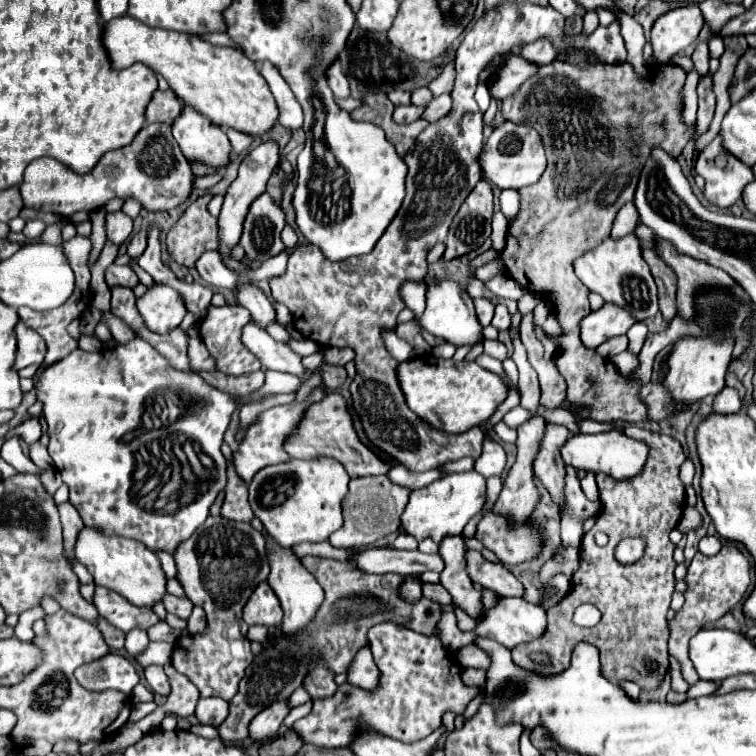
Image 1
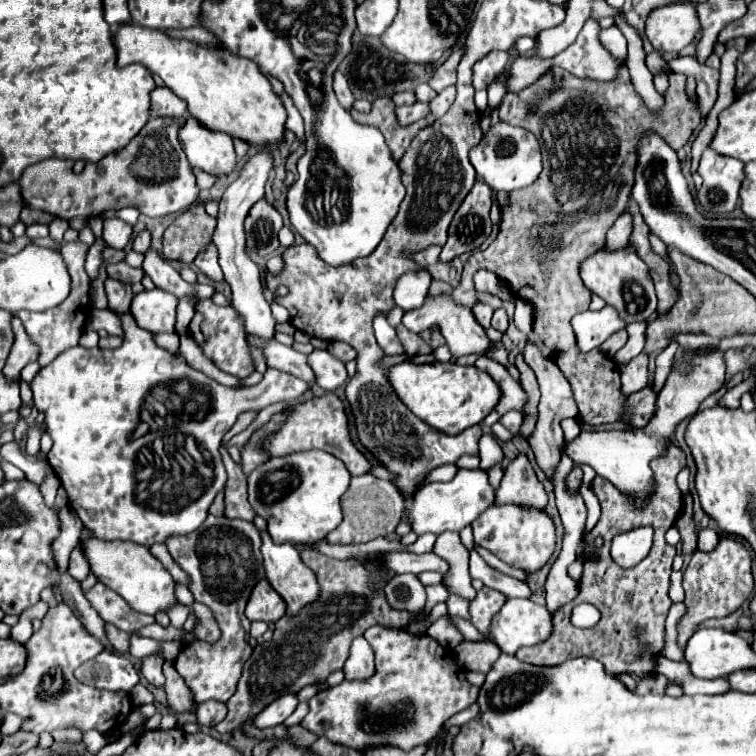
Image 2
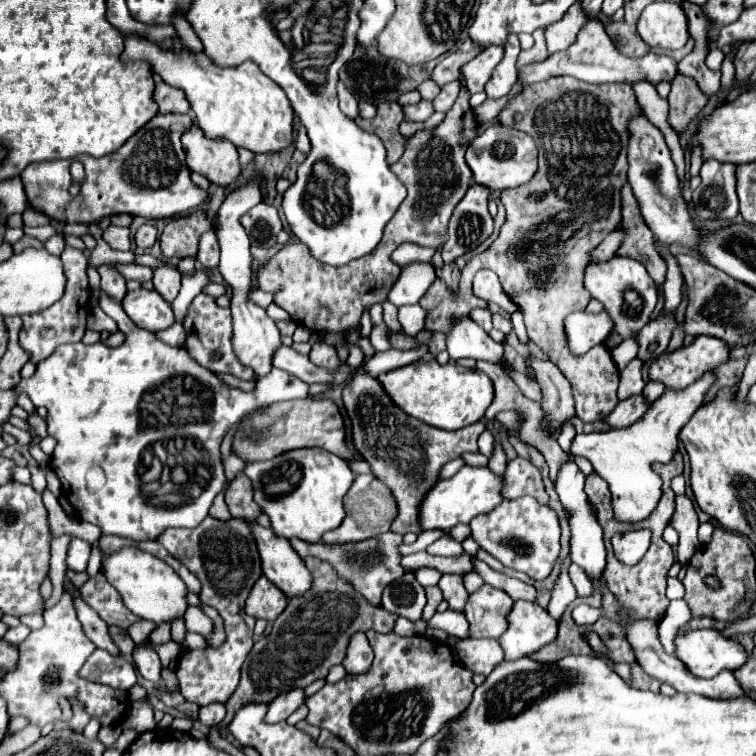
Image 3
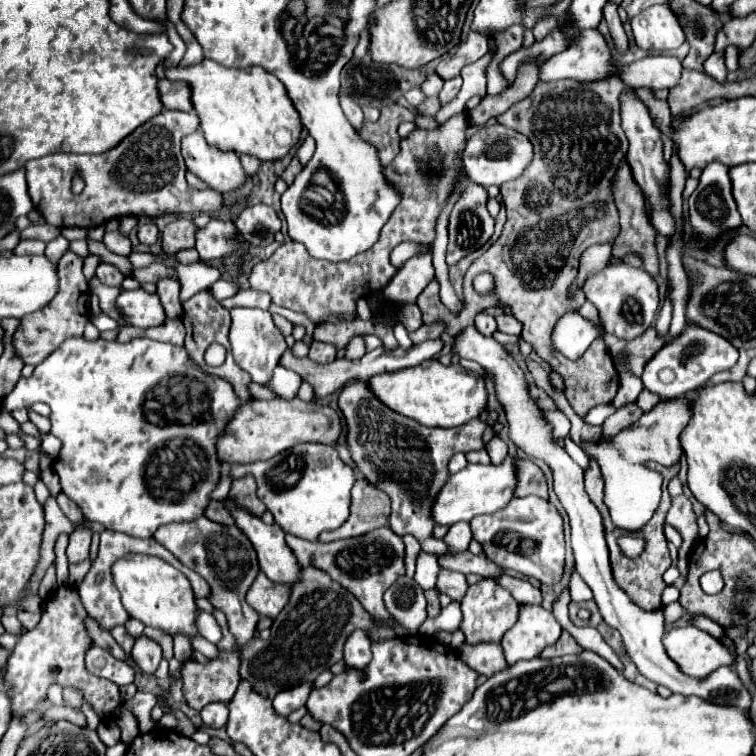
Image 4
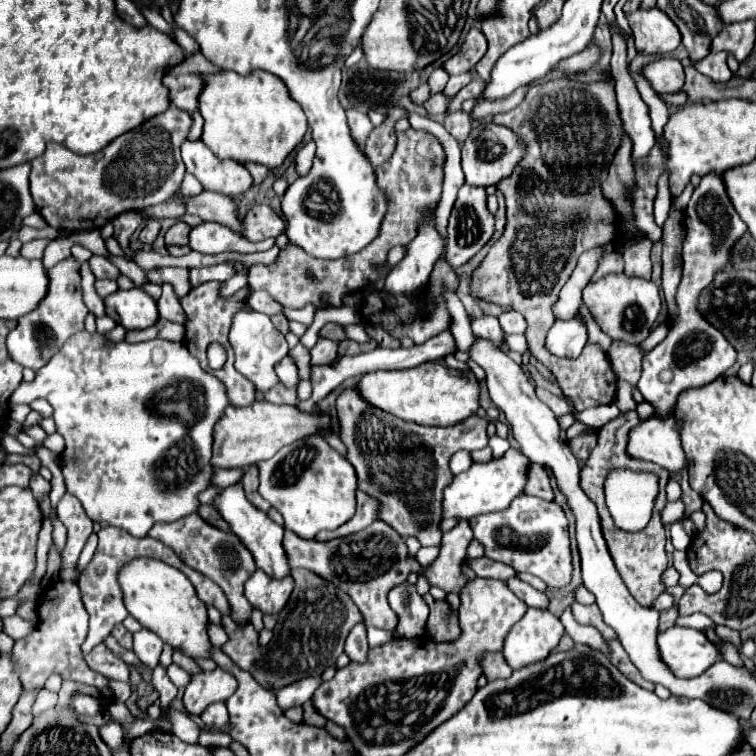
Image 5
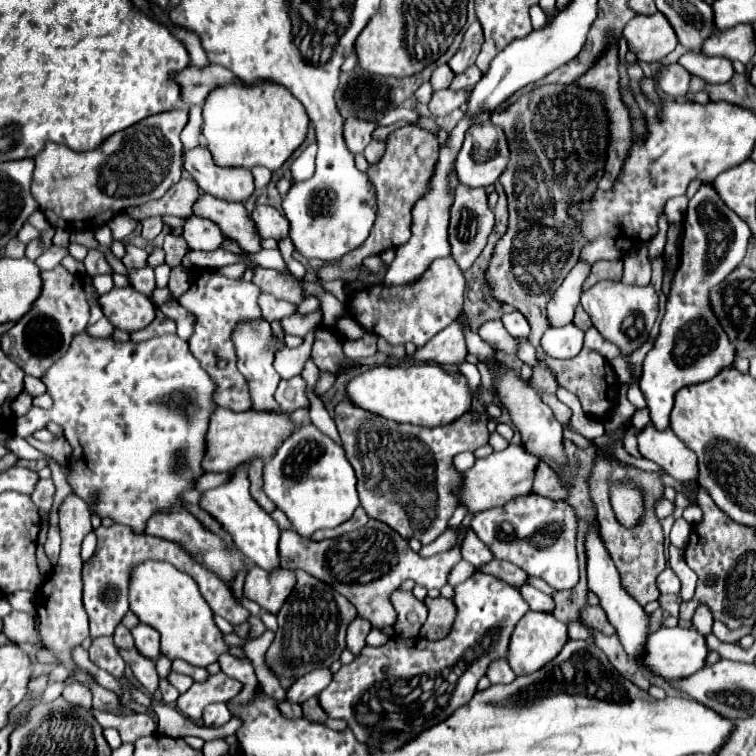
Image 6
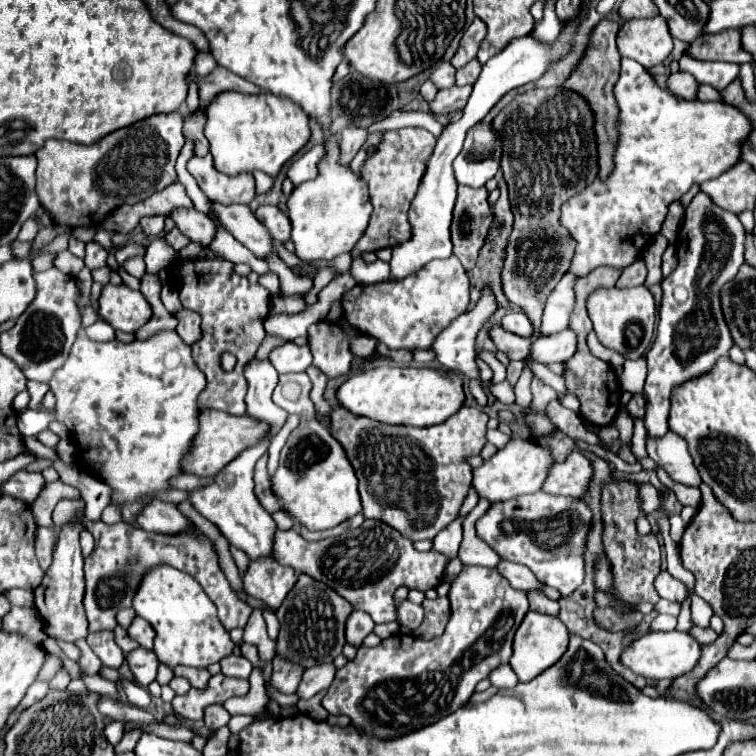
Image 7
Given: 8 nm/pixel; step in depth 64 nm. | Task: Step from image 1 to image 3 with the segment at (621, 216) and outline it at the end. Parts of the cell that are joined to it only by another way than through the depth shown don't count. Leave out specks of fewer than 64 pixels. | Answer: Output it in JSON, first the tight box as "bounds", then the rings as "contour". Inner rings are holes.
{"bounds":[590,228,624,264],"contour":[[[618,228],[616,232],[612,232],[600,246],[596,246],[596,248],[590,252],[590,262],[598,264],[598,262],[606,262],[606,260],[610,260],[610,258],[614,256],[616,248],[620,246],[622,236],[624,236],[624,234],[620,232],[620,228]]]}

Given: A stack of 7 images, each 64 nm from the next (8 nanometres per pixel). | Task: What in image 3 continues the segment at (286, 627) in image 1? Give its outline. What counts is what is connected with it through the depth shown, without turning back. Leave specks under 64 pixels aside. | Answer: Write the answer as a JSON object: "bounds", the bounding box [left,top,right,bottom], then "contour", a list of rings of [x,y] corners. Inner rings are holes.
{"bounds":[248,522,312,598],"contour":[[[258,522],[248,524],[258,544],[264,576],[286,592],[288,598],[304,594],[310,588],[312,576],[306,570],[304,560],[300,560],[300,556],[296,556],[296,552],[290,548],[290,542],[278,536],[272,528],[264,528]]]}

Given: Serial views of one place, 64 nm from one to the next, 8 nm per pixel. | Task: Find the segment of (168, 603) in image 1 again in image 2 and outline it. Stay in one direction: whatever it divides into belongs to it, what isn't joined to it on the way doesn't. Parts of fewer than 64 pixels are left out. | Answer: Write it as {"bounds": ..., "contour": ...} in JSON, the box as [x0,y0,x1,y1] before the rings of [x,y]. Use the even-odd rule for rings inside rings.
{"bounds":[168,604,190,630],"contour":[[[180,604],[180,608],[172,608],[172,612],[168,612],[172,628],[182,630],[182,626],[184,626],[184,622],[186,622],[186,618],[188,618],[188,612],[190,612],[190,608],[184,606],[184,604]]]}

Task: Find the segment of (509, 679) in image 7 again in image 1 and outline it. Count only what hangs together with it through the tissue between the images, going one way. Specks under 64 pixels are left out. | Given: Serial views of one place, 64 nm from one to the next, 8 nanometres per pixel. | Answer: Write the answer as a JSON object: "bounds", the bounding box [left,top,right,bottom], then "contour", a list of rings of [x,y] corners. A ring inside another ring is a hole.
{"bounds":[456,644,490,670],"contour":[[[468,644],[468,646],[462,646],[460,650],[456,650],[456,660],[464,668],[488,670],[488,666],[490,666],[490,654],[482,648],[478,648],[476,644]],[[482,666],[486,666],[486,668],[482,668]]]}

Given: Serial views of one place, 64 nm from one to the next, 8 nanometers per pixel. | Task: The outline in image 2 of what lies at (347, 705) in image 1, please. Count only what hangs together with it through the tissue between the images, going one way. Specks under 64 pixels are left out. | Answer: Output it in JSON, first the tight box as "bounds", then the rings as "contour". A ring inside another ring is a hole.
{"bounds":[302,626,478,752],"contour":[[[372,626],[364,632],[364,638],[370,642],[376,654],[376,672],[366,680],[342,680],[338,686],[326,688],[324,692],[318,692],[314,698],[310,698],[310,712],[302,720],[302,726],[306,730],[318,736],[326,736],[336,744],[350,746],[358,752],[366,752],[368,748],[376,746],[396,746],[400,750],[412,750],[432,740],[450,716],[476,702],[478,692],[472,690],[474,686],[466,680],[464,670],[452,660],[448,650],[434,642],[430,636],[408,634],[400,628]]]}

